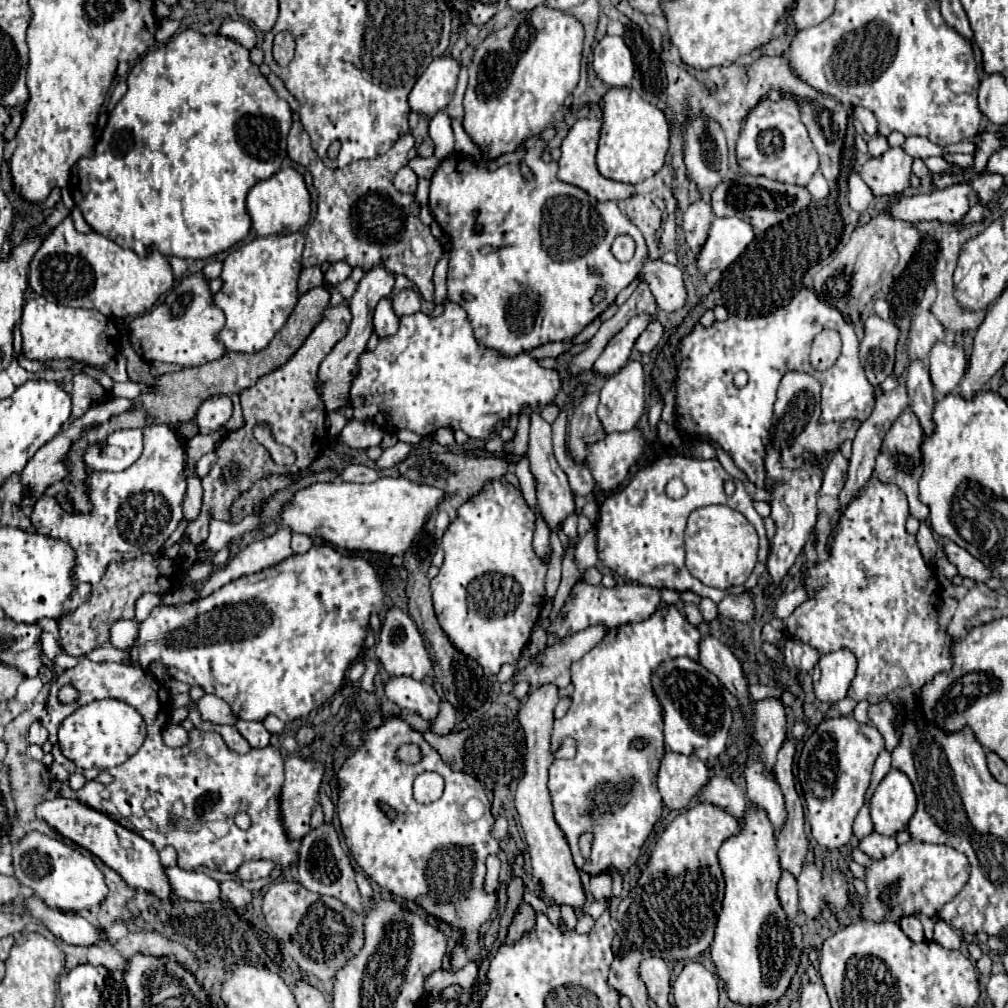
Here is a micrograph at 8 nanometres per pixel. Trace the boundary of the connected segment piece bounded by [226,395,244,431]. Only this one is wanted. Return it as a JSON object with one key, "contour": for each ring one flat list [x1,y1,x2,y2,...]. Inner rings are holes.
{"contour":[[232,395,232,401,234,401,234,415,232,415,232,419,228,419,228,423,226,423,228,431,240,429,240,427,244,425,244,417,242,417,242,409,240,409,240,399,238,399,238,395]]}

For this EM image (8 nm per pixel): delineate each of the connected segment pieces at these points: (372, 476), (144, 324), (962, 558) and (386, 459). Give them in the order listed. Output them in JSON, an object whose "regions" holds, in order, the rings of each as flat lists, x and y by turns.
{"regions":[[[350,463,344,471,342,471,342,479,350,481,350,483,372,483,378,479,378,473,366,465,358,465,358,463]],[[198,271,172,287,160,305,130,323,130,343,136,353,144,353,144,359,148,353,148,359,196,367,220,359,226,353,224,345,218,341,218,331,224,327,224,321,222,309,212,303,208,279]],[[946,541,944,551,948,555,948,561,958,567,958,573,962,577,968,577,968,579,972,579,976,583,986,583,992,577,992,569,988,565,984,565,980,559,972,557,966,549,958,547,956,543]],[[398,441,393,447,384,450,382,456,376,461,380,469,392,468,402,462,411,452,413,446,408,443]]]}

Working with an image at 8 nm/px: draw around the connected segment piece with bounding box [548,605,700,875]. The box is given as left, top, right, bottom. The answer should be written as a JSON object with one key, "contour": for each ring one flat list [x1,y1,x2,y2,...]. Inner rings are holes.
{"contour":[[664,605,646,621,610,629,602,643,598,643,592,651,588,651,580,661,572,665,572,703,566,715,554,721,554,735,550,747,552,751,558,751,564,737,574,737,578,741,578,753,574,759,552,761,548,769,548,791,552,795,556,823,560,823,560,829,568,839,574,863,588,875,596,875,600,871,610,869,618,869,624,875,636,863,640,847,644,845,654,823,662,815,662,797,656,789,656,771,664,755,664,723,660,701,656,699,650,685,650,675,660,663,664,663,664,659,674,659,682,655,698,659,698,641,698,629,692,623,688,623,688,619,678,611,678,607],[636,739,644,741,642,749,632,745],[584,831,594,833,588,867,578,847,578,837]]}

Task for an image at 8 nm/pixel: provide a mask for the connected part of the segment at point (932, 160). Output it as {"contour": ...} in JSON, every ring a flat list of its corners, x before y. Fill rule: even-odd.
{"contour":[[928,157,926,167,930,169,932,175,942,175,944,171,950,171,954,167,954,163,950,163,950,161,942,159,942,157]]}

